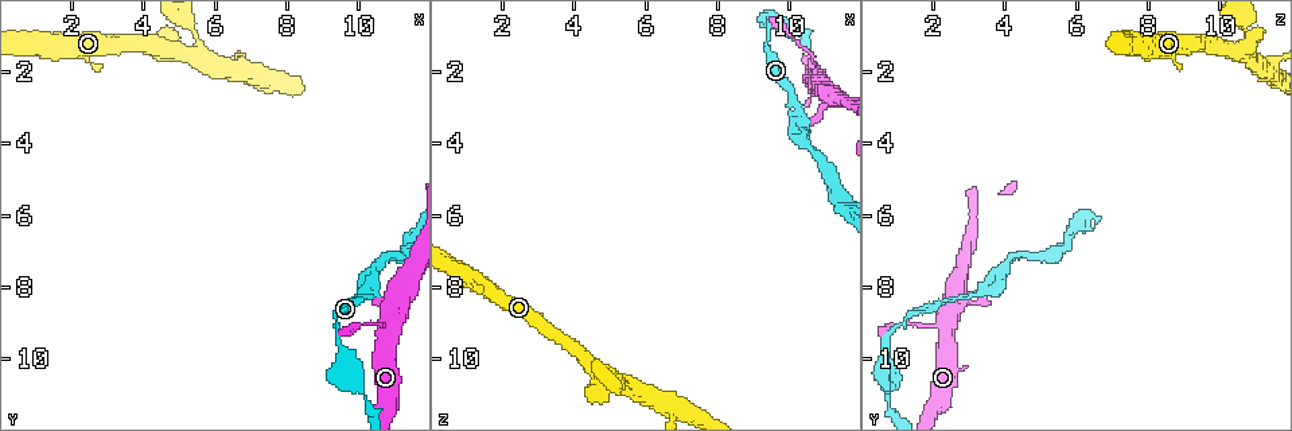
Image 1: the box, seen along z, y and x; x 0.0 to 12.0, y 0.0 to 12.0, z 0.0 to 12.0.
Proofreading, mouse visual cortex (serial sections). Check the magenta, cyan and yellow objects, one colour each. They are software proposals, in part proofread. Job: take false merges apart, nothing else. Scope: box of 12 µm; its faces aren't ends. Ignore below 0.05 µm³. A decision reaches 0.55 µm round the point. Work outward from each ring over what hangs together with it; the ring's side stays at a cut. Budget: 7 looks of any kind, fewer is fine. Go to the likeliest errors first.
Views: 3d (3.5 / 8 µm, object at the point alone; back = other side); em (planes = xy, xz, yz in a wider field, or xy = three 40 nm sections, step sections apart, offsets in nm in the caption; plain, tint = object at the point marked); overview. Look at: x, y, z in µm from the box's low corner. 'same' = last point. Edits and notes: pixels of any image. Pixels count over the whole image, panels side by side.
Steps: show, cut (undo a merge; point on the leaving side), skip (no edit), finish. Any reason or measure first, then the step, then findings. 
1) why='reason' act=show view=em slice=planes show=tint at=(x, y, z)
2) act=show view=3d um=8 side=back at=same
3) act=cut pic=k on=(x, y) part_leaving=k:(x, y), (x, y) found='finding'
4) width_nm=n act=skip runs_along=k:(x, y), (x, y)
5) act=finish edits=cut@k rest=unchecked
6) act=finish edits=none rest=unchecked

why='calibre changes' act=show view=3d um=3.5 at=(11.3, 6.9, 5.5)

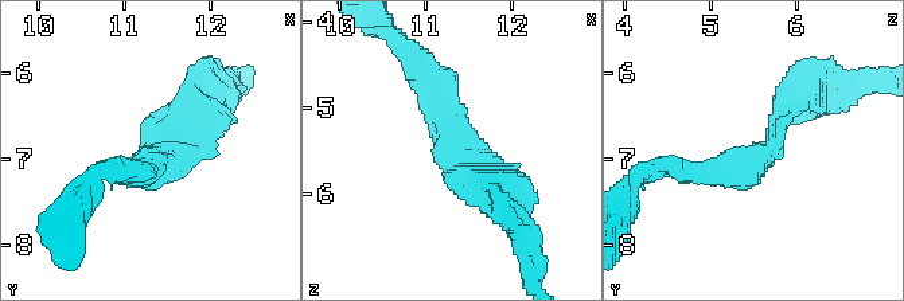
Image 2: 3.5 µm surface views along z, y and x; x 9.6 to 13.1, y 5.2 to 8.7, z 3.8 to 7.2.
why='shape alone is not enough' act=show view=em slice=xy step=1 show=tint at=(11.40, 7.00, 5.50)

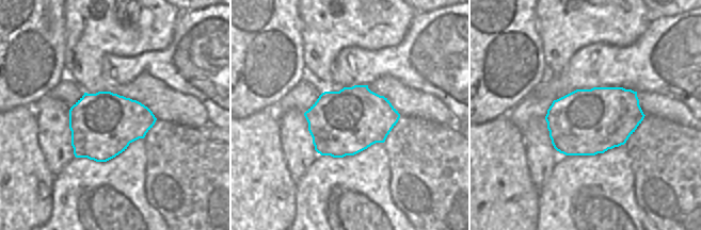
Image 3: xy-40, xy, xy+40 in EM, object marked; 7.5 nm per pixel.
act=skip runs_along=2:(423, 74), (456, 171), (493, 188) found='one cell here'

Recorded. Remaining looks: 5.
why='three arms meet' act=show view=3d um=3.5 at=(10.8, 9.2, 2.3)

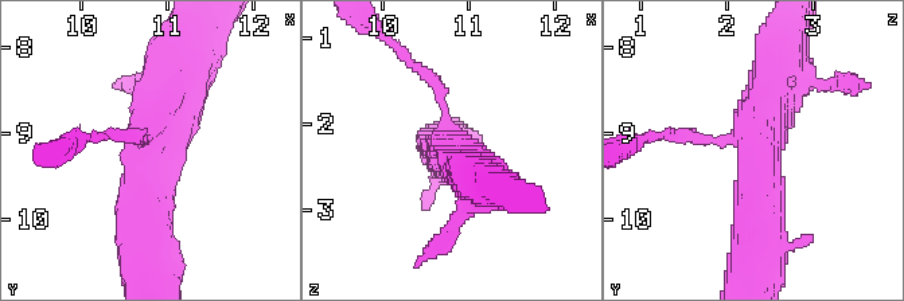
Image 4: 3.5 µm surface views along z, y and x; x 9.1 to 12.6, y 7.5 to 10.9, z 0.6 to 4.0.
act=show view=em slice=xy step=2 show=tint at=(10.75, 9.20, 2.35)

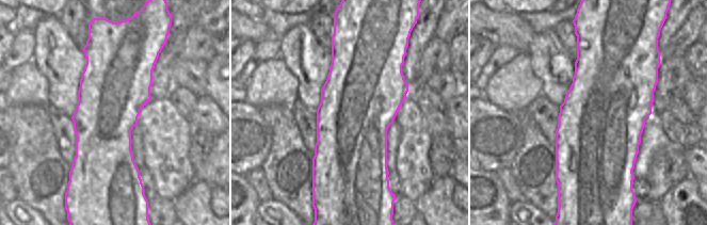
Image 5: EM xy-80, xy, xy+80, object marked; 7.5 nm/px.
arm_widths_nm=150,450,600 act=skip runs_along=4:(148, 245), (148, 149), (186, 75) found='all the same cell'

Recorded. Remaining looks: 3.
why='looks like a crossing' act=show view=3d um=3.5 at=(5.4, 1.7, 10.7)

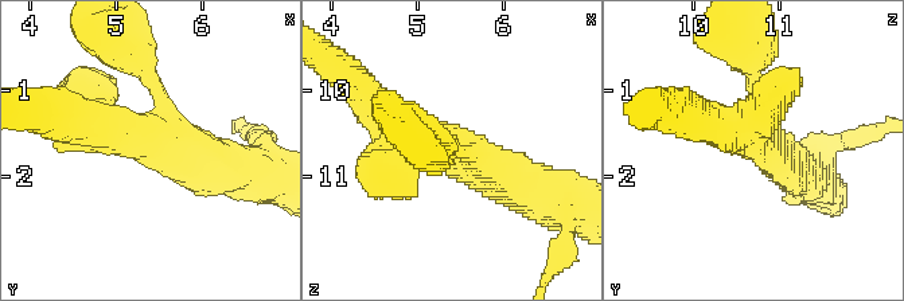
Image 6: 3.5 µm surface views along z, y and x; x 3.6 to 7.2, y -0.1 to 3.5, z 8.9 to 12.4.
arms=4 arm_widths_nm=200,400,450,500 act=show view=em slice=xy step=1 show=tint at=(5.35, 1.60, 10.70)

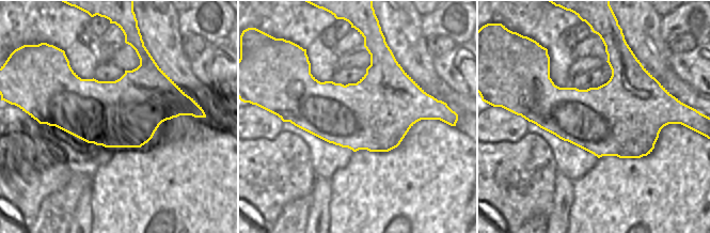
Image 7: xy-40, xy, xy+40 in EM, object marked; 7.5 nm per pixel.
act=skip runs_along=6:(377, 105), (423, 143), (526, 188) found='continuous, no second cell'

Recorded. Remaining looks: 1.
act=finish edits=none rest=unchecked

